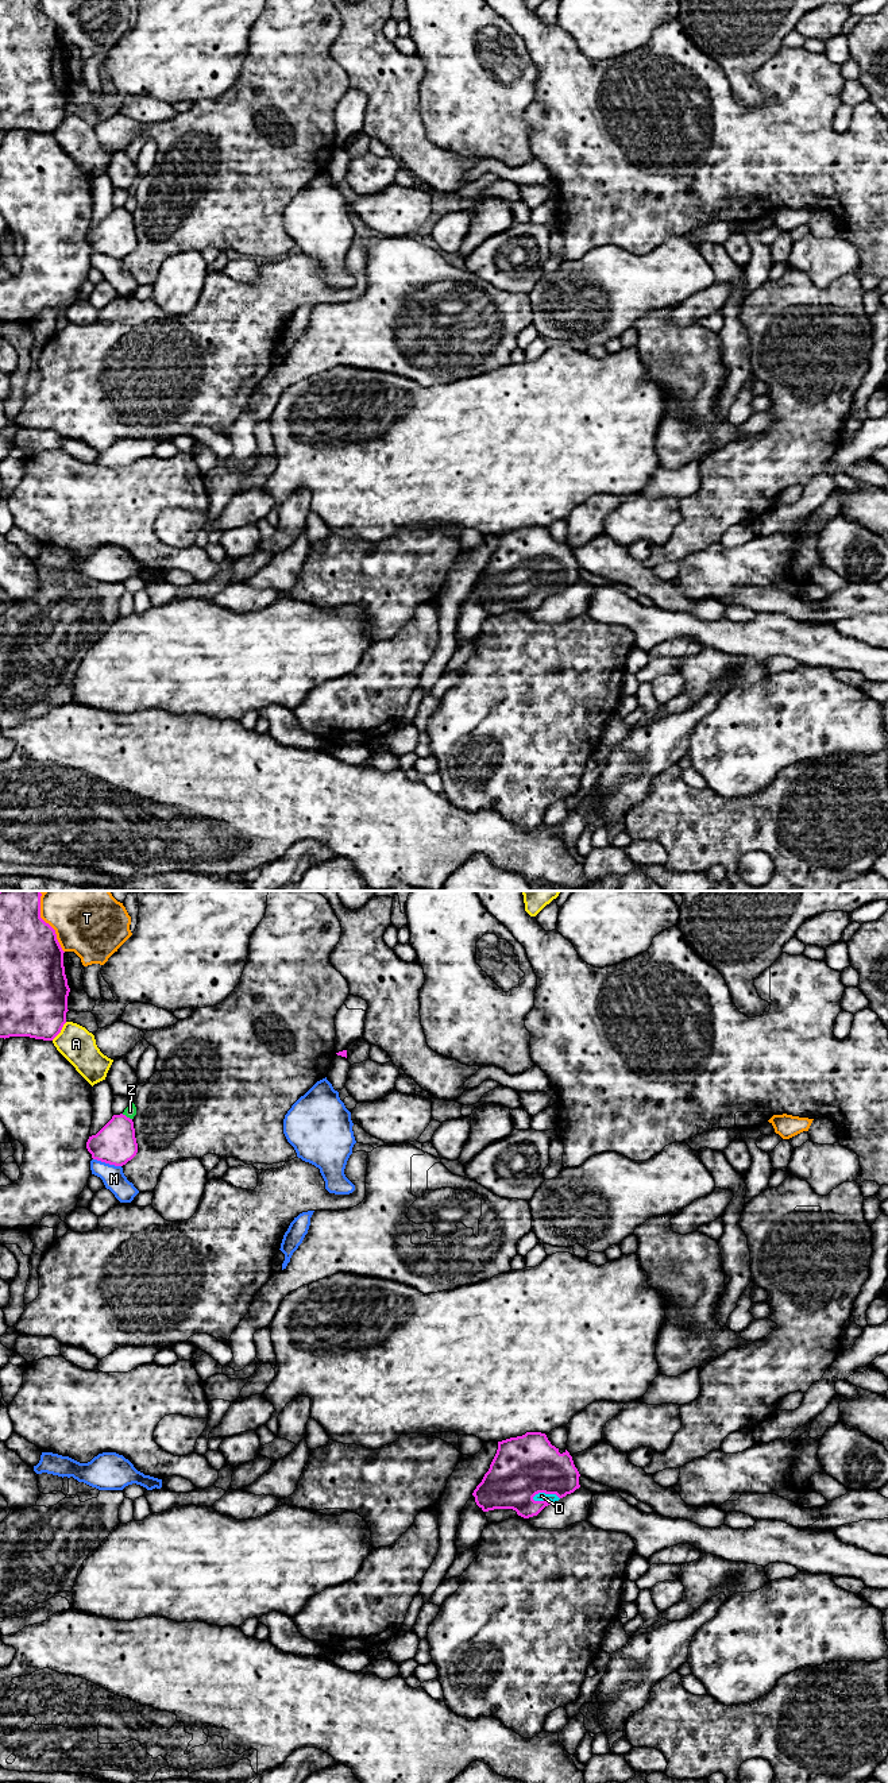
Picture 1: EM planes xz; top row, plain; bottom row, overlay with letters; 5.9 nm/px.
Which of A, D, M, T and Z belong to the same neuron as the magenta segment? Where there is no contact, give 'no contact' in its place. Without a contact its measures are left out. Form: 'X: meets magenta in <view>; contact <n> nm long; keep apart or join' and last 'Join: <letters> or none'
A: meets magenta in xz; contact 140 nm long; keep apart
D: meets magenta in xz; contact 170 nm long; join
M: meets magenta in xz; contact 180 nm long; keep apart
T: meets magenta in xz; contact 300 nm long; keep apart
Z: meets magenta in xz; contact 70 nm long; keep apart
Join: D

